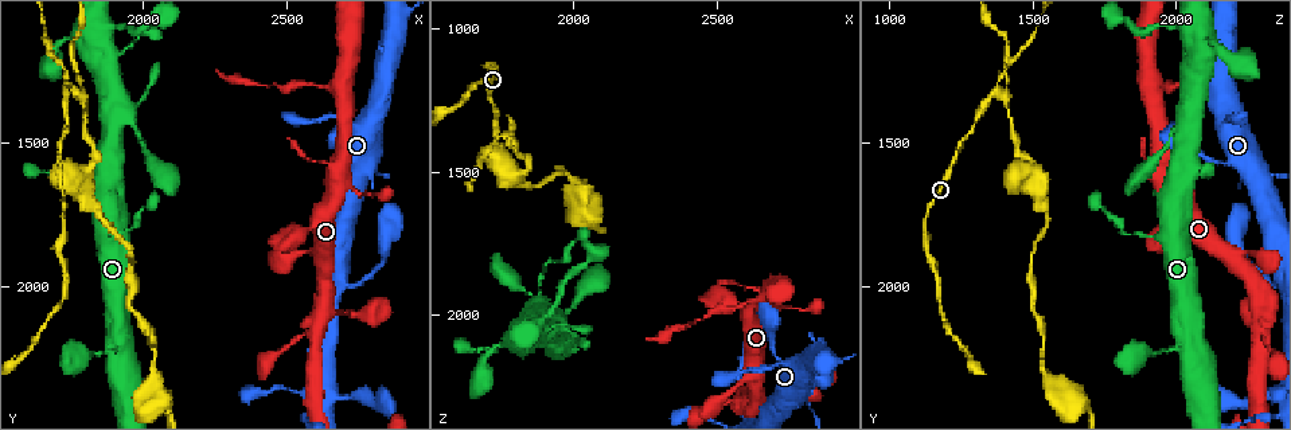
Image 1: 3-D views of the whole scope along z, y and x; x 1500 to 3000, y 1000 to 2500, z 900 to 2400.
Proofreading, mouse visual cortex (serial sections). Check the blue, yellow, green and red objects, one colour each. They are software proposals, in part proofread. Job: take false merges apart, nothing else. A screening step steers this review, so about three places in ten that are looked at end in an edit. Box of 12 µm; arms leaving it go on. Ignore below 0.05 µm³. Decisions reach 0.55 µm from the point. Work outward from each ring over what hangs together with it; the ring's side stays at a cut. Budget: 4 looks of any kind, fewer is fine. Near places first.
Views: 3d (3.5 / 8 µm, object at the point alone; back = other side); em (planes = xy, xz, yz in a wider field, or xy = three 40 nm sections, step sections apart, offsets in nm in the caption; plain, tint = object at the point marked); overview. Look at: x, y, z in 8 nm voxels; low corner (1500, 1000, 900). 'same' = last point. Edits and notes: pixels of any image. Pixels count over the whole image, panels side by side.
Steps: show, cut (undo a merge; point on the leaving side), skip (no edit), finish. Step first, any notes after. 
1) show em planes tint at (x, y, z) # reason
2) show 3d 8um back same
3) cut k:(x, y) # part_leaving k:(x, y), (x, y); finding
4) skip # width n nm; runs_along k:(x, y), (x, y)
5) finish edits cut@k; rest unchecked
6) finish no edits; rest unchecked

show 3d 3.5um at (1890, 1830, 1950) # narrows sharply

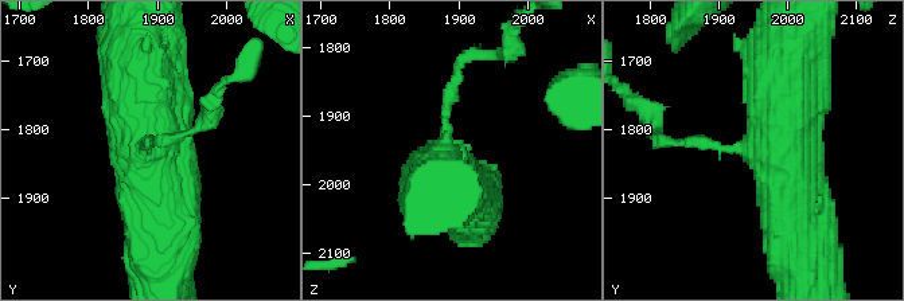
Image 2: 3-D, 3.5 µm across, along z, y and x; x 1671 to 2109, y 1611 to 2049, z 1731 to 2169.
show em xy step 3 tint at (1885, 1825, 1945)

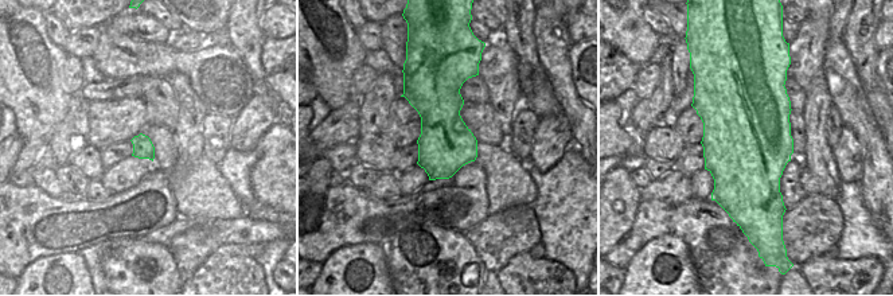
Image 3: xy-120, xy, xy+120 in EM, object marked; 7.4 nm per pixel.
skip # runs_along 2:(152, 225), (132, 59); all the same cell

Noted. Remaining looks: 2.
show 3d 3.5um at (2830, 1600, 2300) # thick turns thin

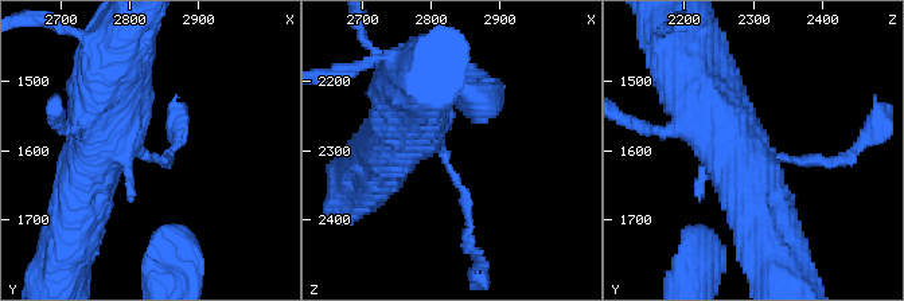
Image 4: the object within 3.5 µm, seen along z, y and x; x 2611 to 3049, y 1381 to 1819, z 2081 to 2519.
show em xy step 3 tint at (2815, 1605, 2300) # arm_widths 150, 800 nm

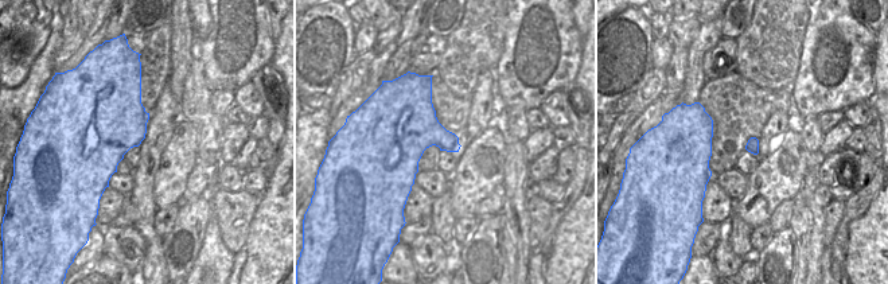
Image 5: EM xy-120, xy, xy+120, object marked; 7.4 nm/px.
skip # continuous, no second cell

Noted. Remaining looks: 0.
finish no edits; rest unchecked

